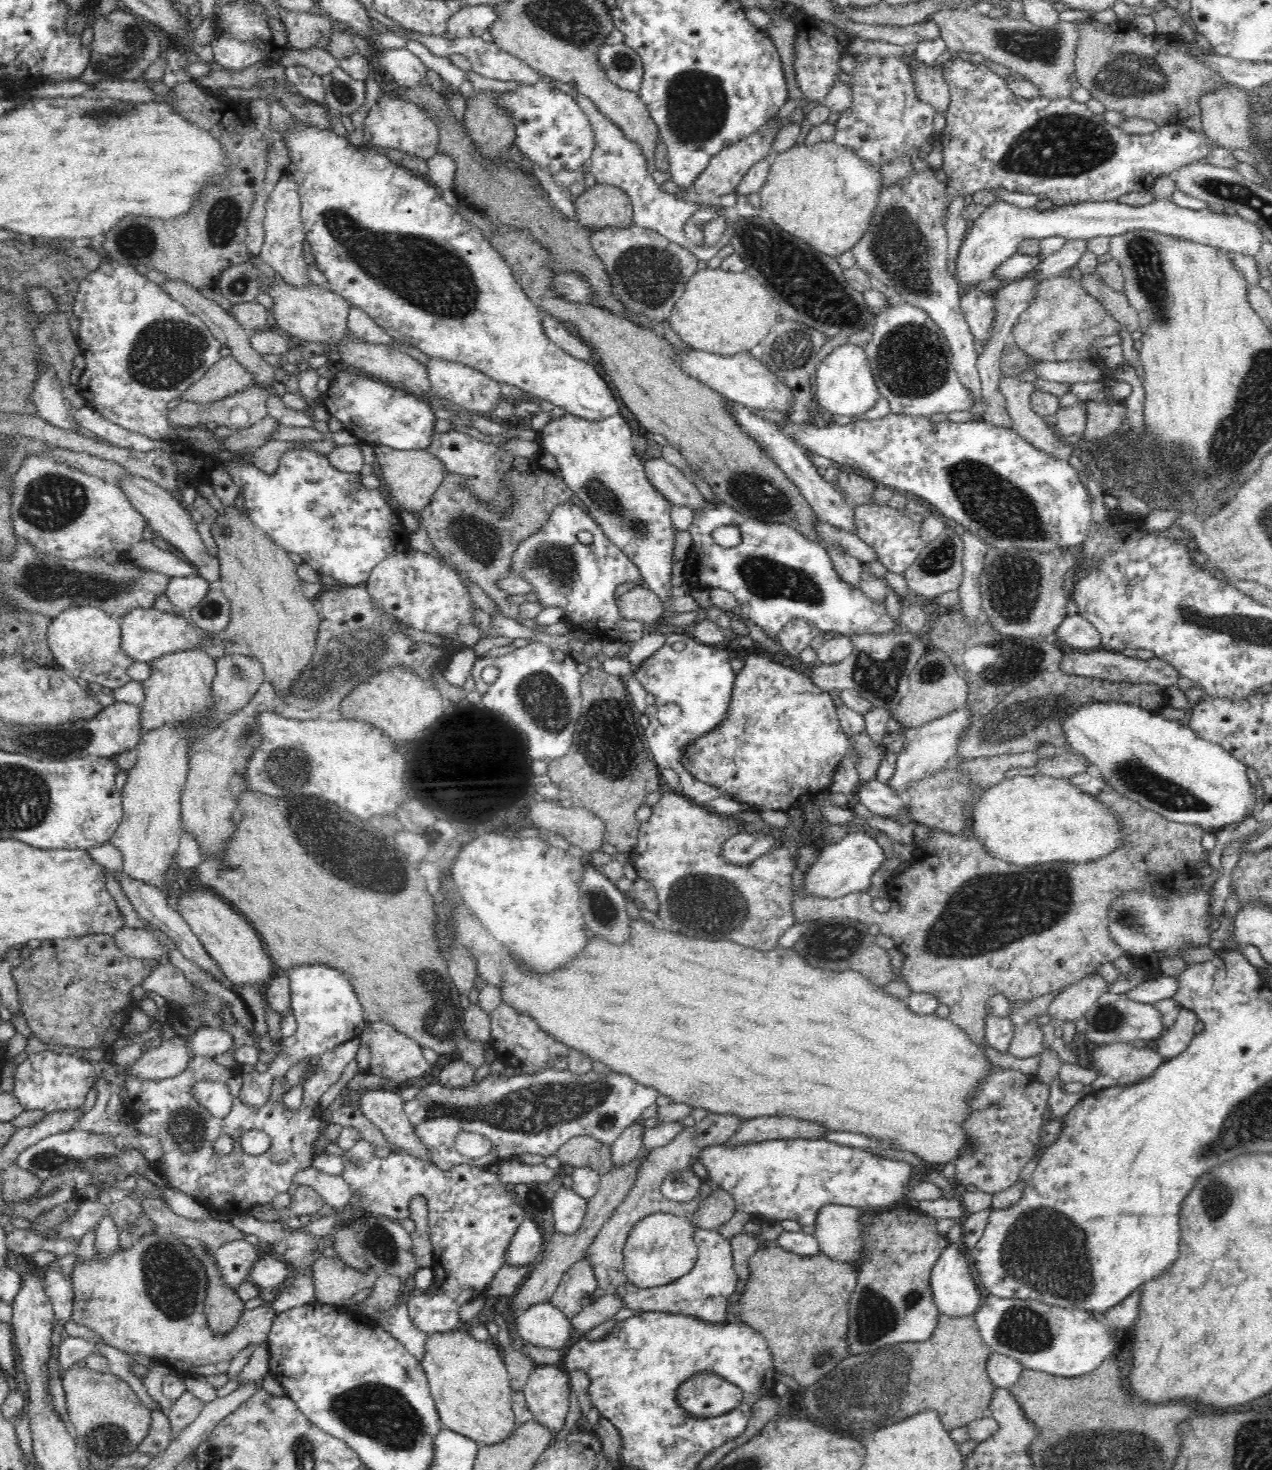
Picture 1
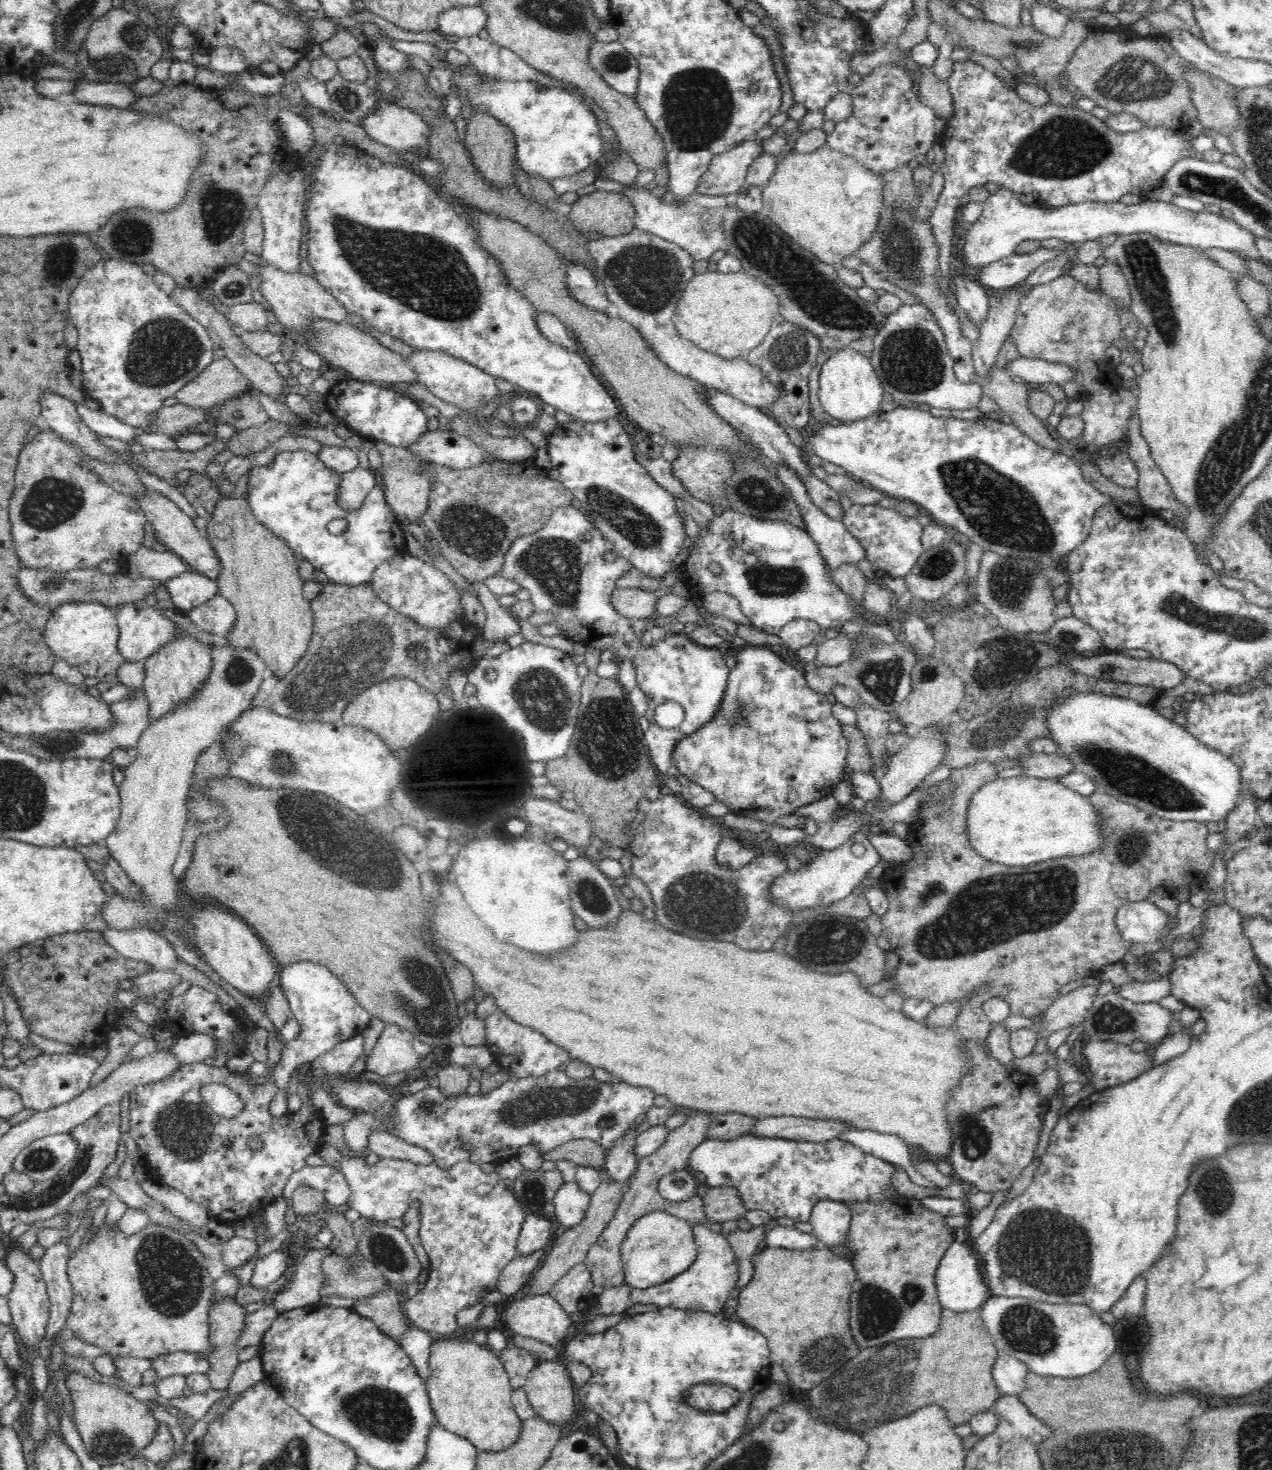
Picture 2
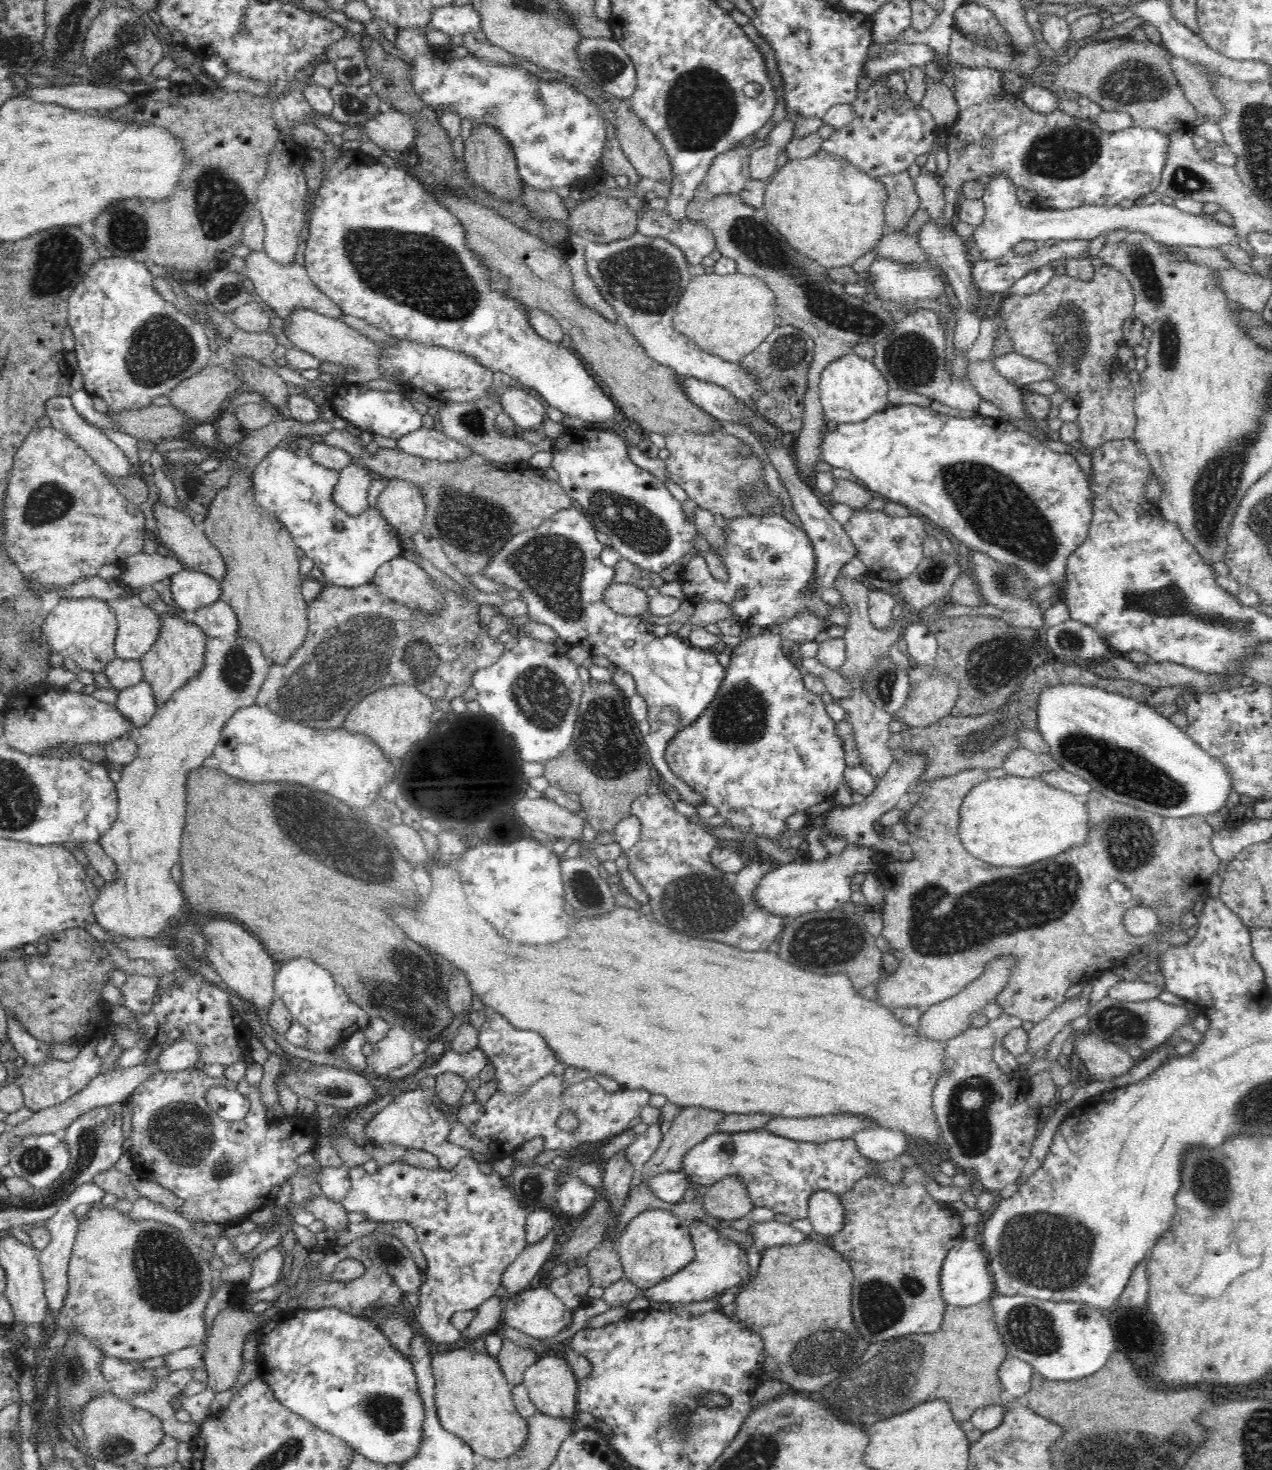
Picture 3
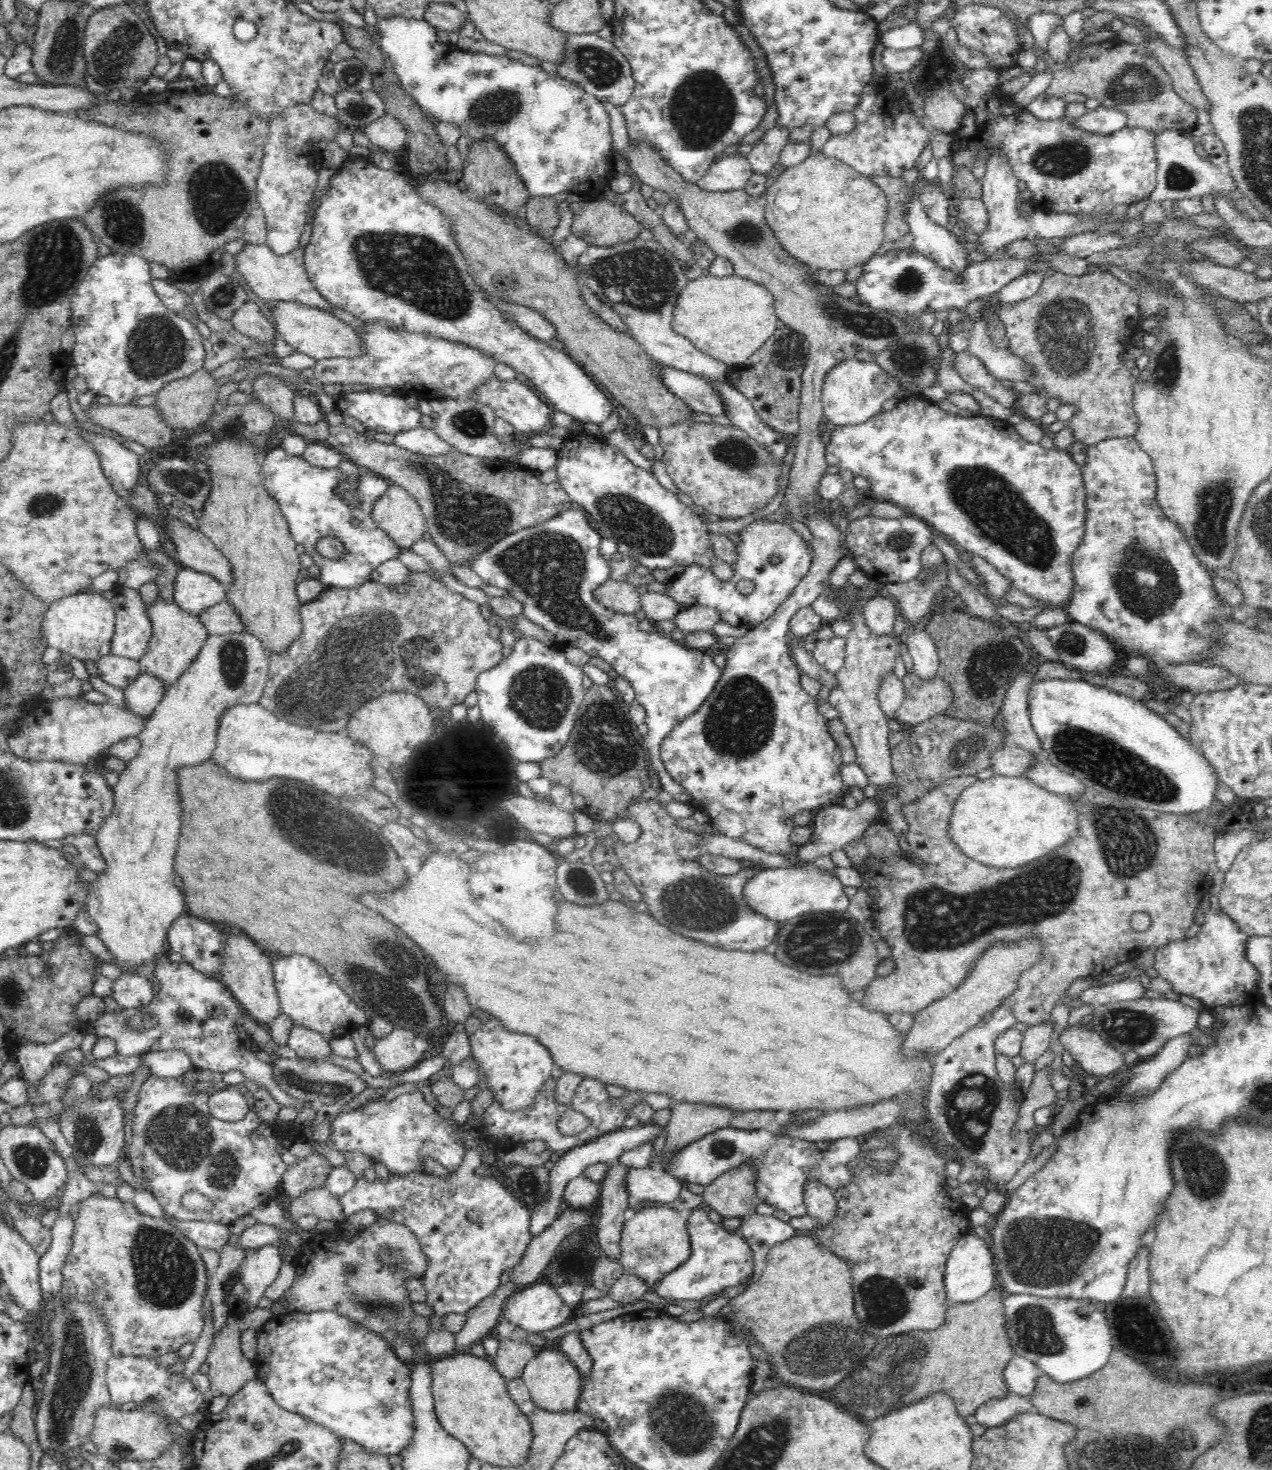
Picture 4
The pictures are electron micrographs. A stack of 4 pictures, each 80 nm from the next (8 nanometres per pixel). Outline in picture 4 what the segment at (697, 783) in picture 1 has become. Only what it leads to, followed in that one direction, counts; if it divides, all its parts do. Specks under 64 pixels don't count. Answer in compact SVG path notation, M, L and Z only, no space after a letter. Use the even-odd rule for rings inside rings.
M568 509L542 524L523 528L502 538L493 548L476 559L471 569L488 585L507 590L510 597L522 602L524 617L554 635L555 646L561 649L566 646L578 647L591 657L602 657L612 665L618 676L628 680L635 690L636 701L646 712L645 723L648 732L643 736L643 746L648 752L650 766L659 776L661 789L672 794L672 798L678 802L690 803L694 800L692 793L686 791L686 788L674 780L666 770L661 759L662 743L678 724L703 708L706 700L716 689L723 668L718 668L714 663L714 657L702 653L700 649L683 645L666 634L657 633L655 629L642 632L639 629L638 616L616 613L597 600L595 593L611 578L609 562L600 552L600 540L601 536L594 526L588 524L584 512Z

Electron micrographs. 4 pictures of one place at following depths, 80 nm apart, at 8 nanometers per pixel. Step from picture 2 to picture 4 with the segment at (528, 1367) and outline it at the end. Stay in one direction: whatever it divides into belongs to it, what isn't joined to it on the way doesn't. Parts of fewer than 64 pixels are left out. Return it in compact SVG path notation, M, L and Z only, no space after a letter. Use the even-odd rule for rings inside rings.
M500 1339L499 1345L500 1348L492 1360L498 1371L506 1381L521 1378L525 1366L537 1355L532 1349L533 1345L510 1339Z

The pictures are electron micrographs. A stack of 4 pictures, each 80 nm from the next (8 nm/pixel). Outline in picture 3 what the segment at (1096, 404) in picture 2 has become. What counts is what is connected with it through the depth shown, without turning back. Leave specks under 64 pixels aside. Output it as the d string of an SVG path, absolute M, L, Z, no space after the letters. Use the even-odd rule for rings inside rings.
M1102 265L1095 271L1090 282L1084 282L1058 274L1041 289L1027 295L1010 295L1001 298L999 308L1006 319L1006 330L1014 341L1015 353L1044 362L1056 371L1056 380L1066 398L1072 399L1079 408L1076 419L1080 423L1080 438L1083 450L1090 451L1110 440L1124 440L1133 437L1137 416L1134 400L1135 386L1126 376L1120 375L1121 365L1116 352L1123 344L1124 320L1133 316L1135 296L1130 281L1116 267Z

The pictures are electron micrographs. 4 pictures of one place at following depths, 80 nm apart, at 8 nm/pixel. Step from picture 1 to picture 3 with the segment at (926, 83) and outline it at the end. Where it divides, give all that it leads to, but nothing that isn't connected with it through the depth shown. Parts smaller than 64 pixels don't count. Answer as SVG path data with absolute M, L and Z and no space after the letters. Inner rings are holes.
M927 82L921 106L930 110L939 129L944 130L958 118L958 104L952 90L943 82Z

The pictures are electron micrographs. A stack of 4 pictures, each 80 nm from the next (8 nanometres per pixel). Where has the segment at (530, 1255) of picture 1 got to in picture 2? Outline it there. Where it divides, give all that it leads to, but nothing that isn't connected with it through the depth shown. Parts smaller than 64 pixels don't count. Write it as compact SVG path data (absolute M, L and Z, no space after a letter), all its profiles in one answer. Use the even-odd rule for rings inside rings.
M535 1214L526 1215L517 1238L515 1258L536 1255L542 1248L547 1248L550 1243L552 1223L554 1222Z

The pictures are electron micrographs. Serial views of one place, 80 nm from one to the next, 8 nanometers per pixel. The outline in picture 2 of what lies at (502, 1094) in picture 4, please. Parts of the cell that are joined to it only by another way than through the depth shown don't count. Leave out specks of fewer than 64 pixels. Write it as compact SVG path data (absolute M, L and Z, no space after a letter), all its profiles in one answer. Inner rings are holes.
M502 1009L496 1010L485 1018L487 1038L484 1046L490 1049L494 1060L504 1070L513 1073L513 1078L538 1077L546 1072L557 1070L563 1063L571 1060L565 1048L548 1041L539 1031L515 1021Z

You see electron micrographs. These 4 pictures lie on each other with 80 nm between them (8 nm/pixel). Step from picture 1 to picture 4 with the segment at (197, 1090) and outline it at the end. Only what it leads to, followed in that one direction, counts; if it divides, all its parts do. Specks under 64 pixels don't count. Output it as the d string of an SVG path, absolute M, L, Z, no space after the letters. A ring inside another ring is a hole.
M219 1086L208 1095L211 1116L226 1122L238 1122L250 1111L247 1099L236 1088Z

